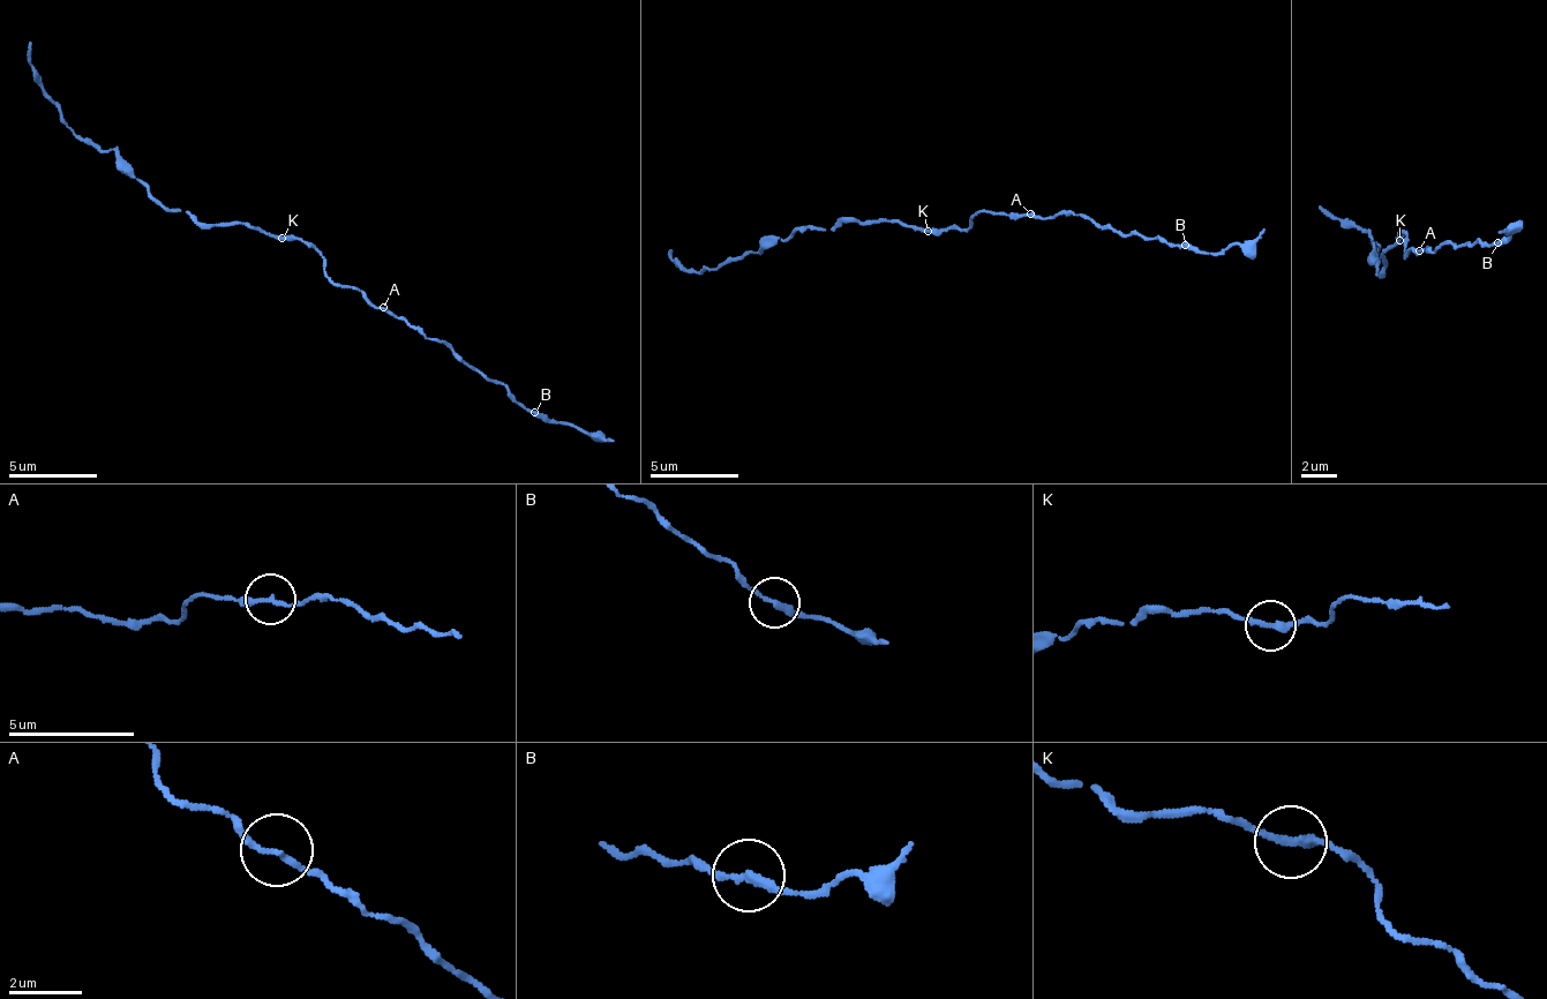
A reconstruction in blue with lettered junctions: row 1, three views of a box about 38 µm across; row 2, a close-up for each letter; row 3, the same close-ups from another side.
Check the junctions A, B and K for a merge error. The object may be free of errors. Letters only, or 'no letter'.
K

